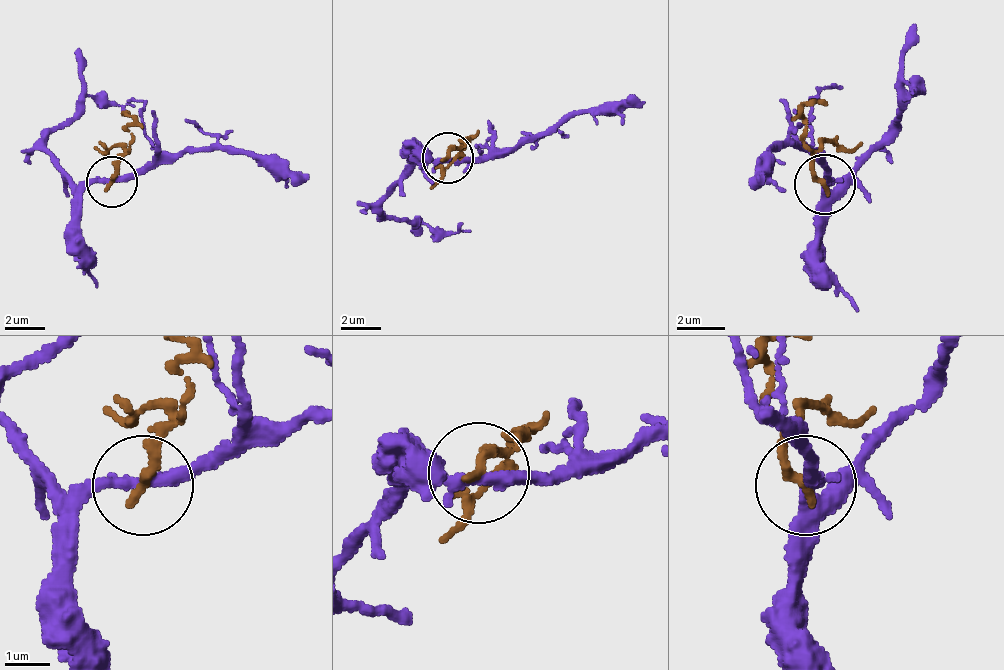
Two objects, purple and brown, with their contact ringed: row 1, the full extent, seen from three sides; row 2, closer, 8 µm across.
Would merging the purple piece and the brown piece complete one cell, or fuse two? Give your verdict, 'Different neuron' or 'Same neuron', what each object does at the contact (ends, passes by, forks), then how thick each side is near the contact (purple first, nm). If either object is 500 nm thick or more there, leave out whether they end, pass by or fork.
Different neuron. At the ring purple passes by. At the ring brown ends. Thickness 280 nm (purple) against 240 nm

